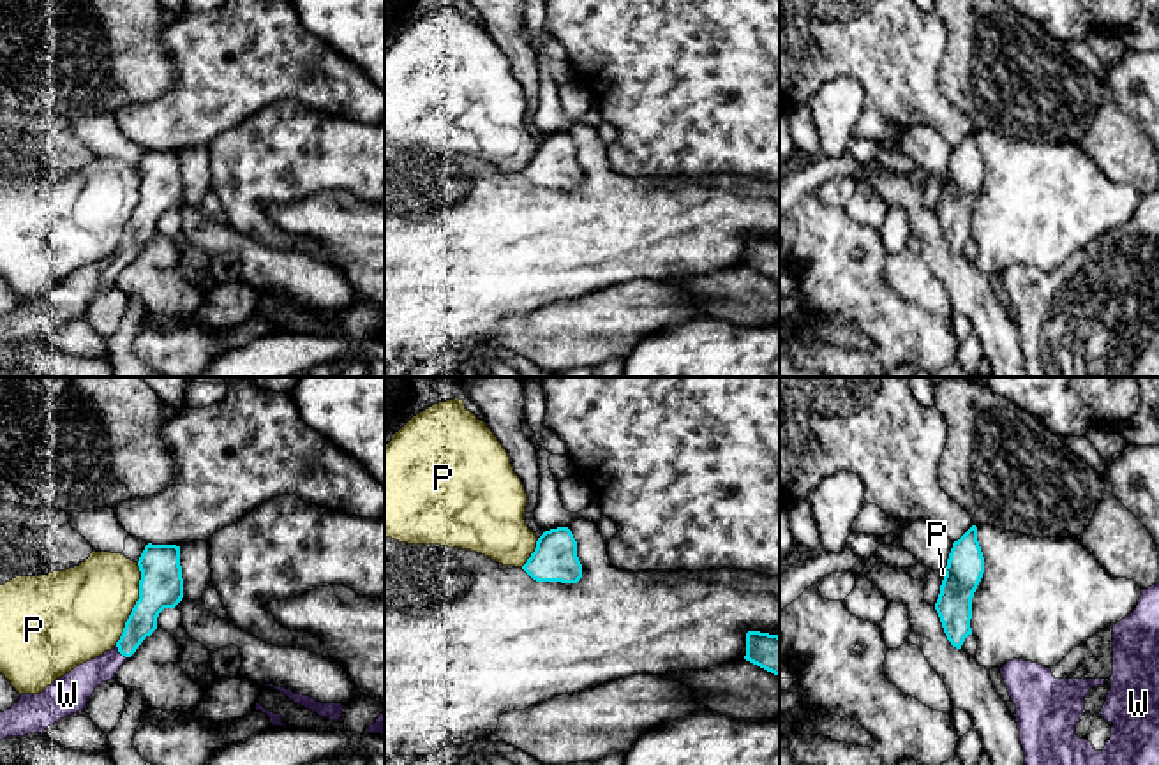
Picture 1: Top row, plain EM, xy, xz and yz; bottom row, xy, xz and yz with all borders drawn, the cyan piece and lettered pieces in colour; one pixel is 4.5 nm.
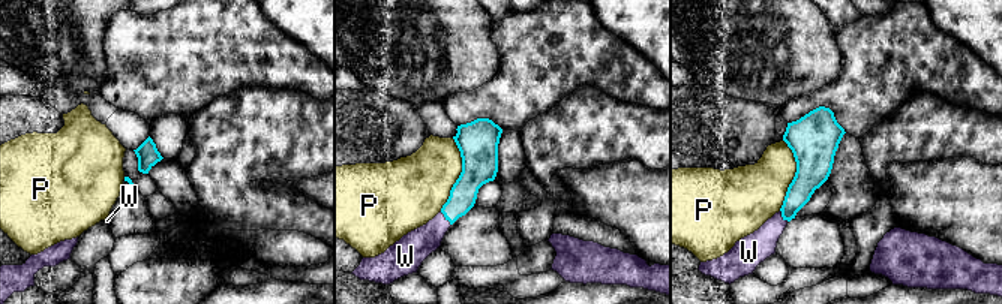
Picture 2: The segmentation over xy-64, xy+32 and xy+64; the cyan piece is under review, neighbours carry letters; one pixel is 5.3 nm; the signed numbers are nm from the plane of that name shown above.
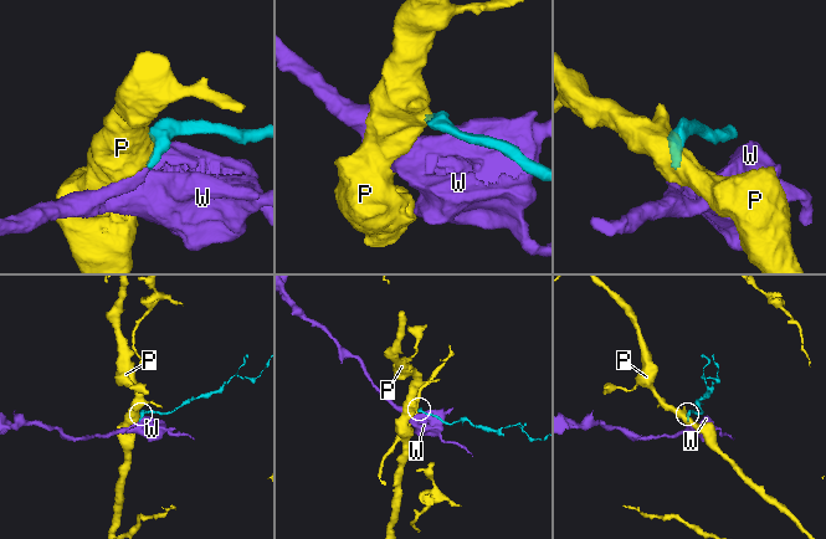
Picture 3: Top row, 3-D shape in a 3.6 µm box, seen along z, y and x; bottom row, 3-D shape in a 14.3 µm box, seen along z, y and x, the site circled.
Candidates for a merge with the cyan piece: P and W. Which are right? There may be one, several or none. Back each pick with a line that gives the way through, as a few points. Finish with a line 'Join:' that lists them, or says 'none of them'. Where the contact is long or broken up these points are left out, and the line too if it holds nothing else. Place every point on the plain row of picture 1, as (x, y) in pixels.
W: across xy (142, 228), (120, 258), (78, 289)
Join: W

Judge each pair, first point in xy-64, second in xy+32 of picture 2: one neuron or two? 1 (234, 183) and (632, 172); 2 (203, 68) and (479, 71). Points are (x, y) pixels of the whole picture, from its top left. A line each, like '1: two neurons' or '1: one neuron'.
1: two neurons
2: two neurons

